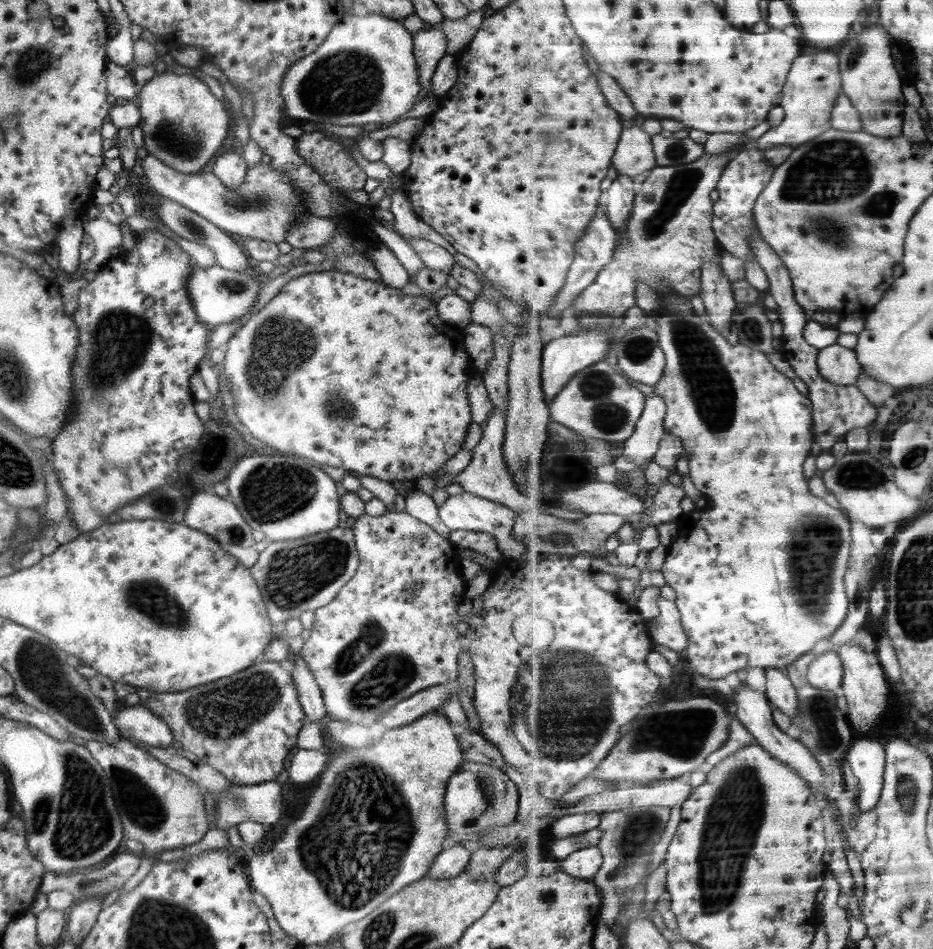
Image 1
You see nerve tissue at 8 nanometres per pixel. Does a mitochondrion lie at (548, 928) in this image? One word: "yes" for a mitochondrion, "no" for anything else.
no

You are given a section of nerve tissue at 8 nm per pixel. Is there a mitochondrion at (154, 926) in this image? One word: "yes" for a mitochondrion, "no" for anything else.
yes

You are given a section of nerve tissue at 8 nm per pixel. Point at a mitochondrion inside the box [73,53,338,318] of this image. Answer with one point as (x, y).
(166, 134)

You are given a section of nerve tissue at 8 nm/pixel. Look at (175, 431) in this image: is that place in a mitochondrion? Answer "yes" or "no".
no

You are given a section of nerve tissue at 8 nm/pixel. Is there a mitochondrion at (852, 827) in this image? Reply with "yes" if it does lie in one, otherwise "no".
no

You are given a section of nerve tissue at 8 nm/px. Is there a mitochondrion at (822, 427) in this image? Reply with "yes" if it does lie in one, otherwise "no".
no

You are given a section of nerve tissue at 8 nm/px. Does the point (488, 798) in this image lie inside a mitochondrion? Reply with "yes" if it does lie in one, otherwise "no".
no

